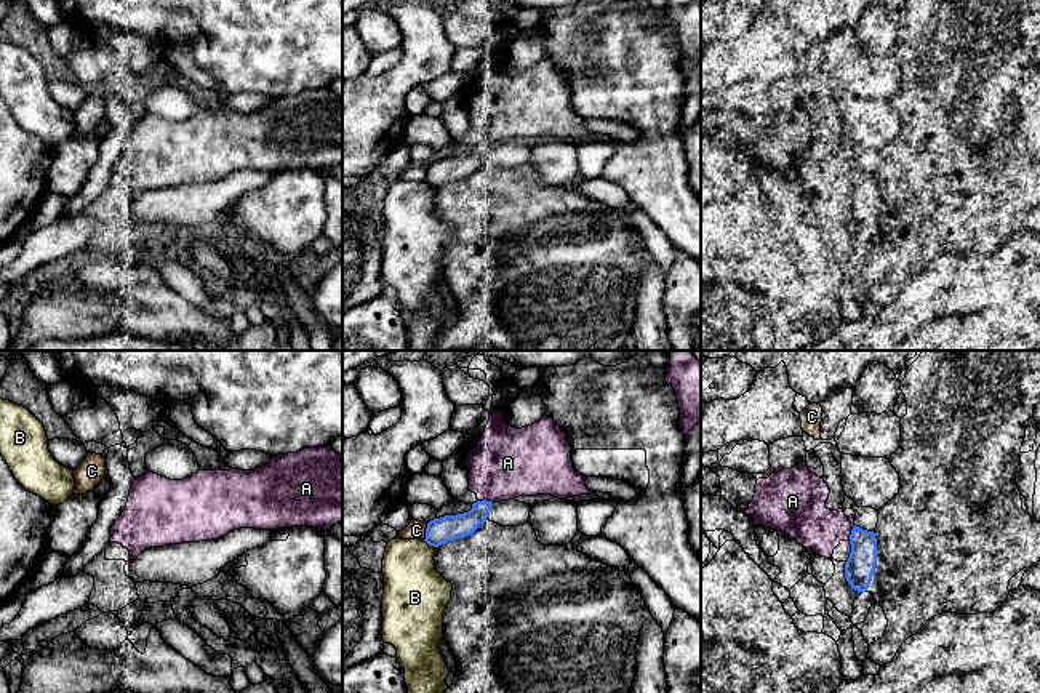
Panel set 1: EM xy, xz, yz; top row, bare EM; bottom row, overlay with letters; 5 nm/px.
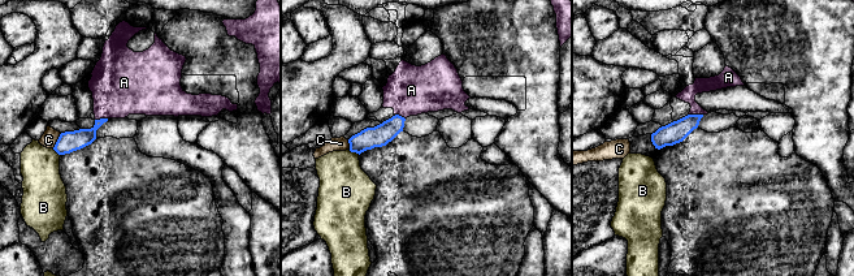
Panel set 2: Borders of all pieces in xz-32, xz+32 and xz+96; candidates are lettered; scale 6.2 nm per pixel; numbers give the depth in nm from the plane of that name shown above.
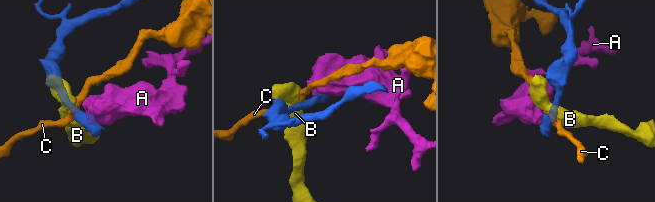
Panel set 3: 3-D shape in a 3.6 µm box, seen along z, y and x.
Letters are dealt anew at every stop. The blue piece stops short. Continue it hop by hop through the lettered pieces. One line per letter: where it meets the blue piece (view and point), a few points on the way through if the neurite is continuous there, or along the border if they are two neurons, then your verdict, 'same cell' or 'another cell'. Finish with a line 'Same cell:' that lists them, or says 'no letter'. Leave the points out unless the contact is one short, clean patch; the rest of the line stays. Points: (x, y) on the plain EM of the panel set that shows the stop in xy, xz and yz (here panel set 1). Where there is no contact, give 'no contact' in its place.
A: contact xz (485, 141); another cell
B: contact xz (429, 186); border xz (424, 181), (434, 189); another cell
C: contact xz (426, 173); border xz (428, 165), (423, 181); another cell
Same cell: no letter

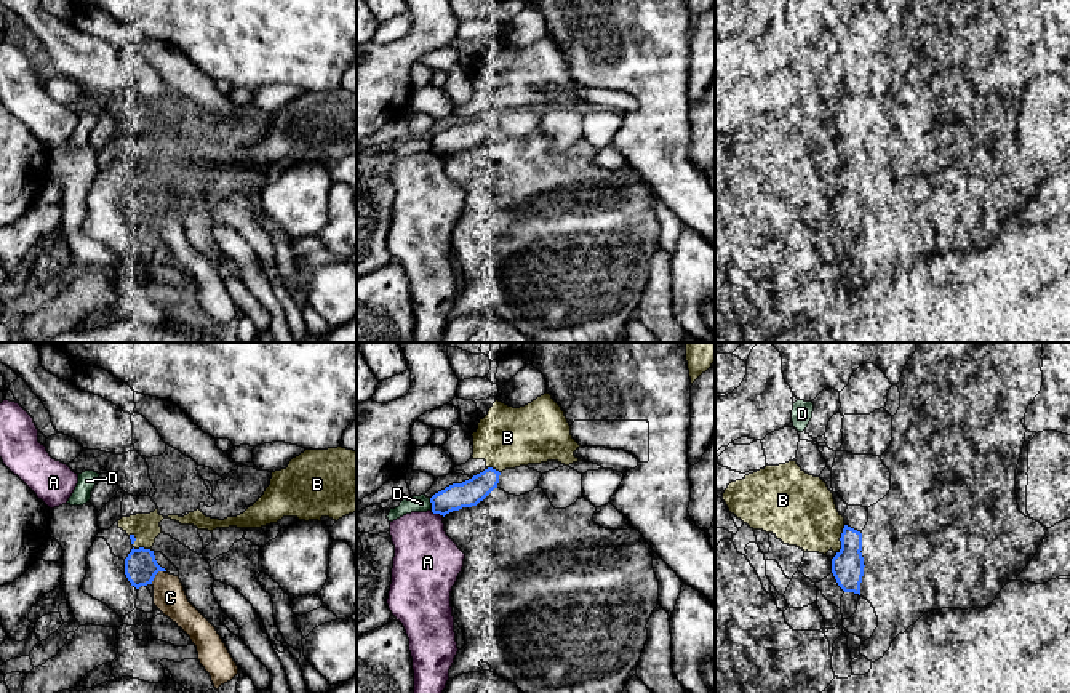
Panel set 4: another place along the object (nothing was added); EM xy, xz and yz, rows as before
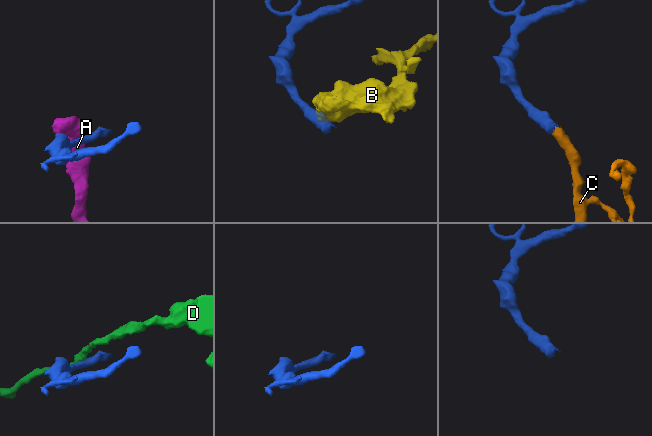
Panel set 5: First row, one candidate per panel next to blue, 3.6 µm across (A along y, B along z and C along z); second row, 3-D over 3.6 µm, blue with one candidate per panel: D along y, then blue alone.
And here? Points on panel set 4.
A: contact xz (437, 154); border xz (431, 152), (443, 157); another cell
B: contact xy (133, 189); another cell
C: contact xy (155, 215); same cell
D: contact xz (432, 146); border xz (429, 140), (432, 151); another cell
Same cell: C

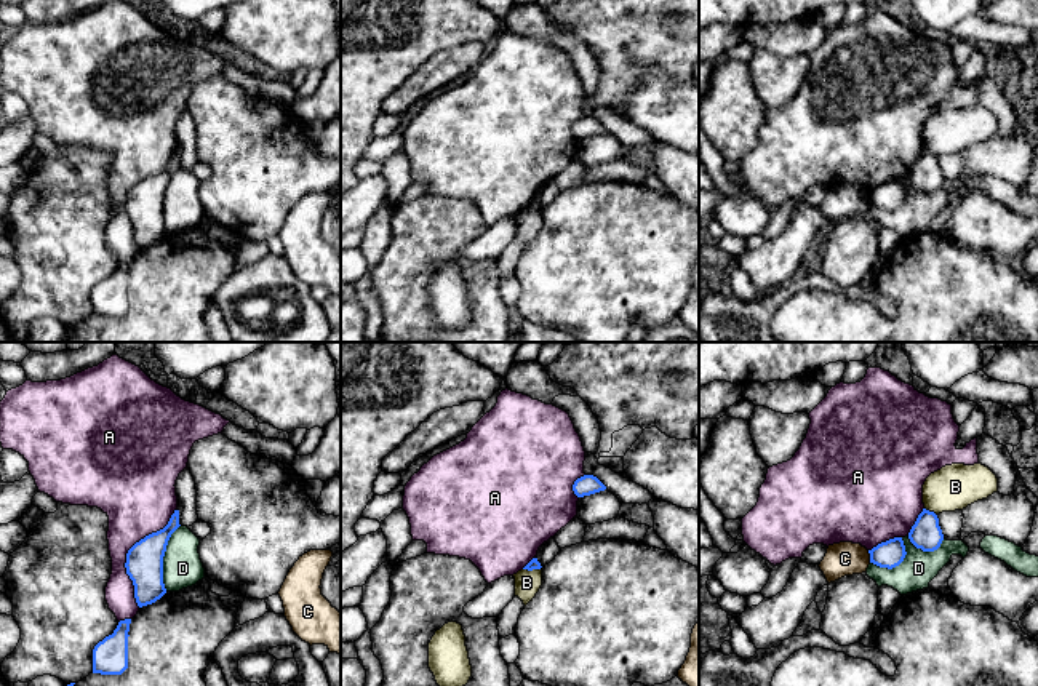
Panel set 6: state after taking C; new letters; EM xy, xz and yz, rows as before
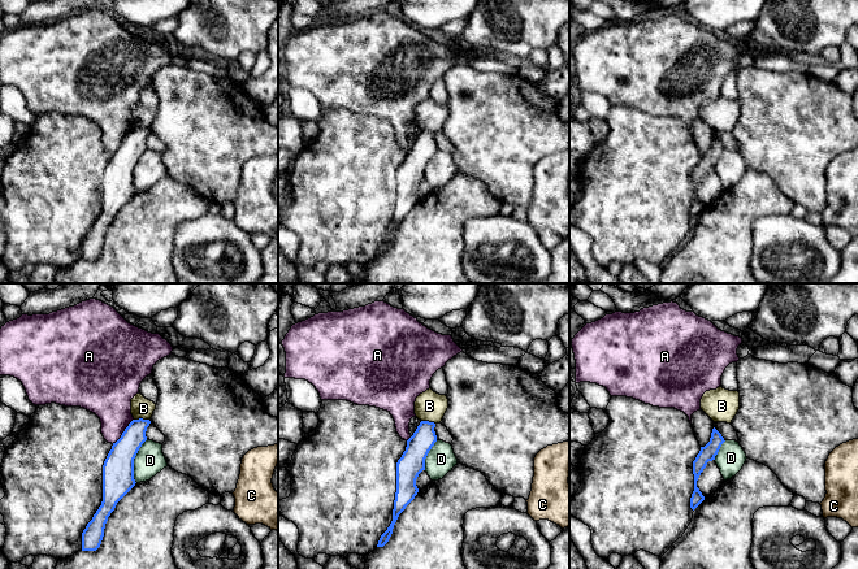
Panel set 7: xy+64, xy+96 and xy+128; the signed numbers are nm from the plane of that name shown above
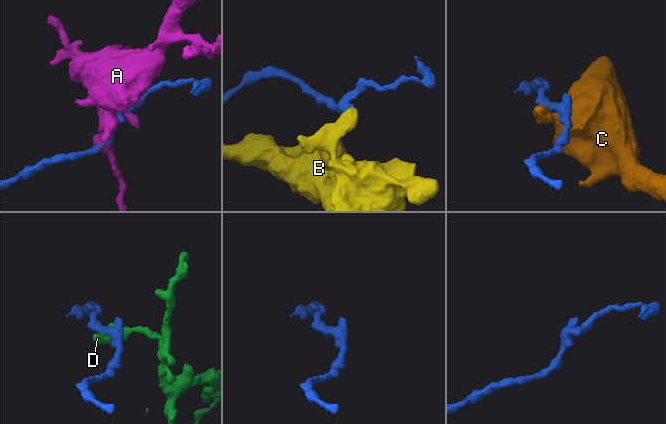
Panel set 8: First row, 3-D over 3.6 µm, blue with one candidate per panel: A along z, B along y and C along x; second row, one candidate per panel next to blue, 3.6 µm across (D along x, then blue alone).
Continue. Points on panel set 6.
A: contact xy (128, 194); another cell
B: contact yz (931, 154); border yz (925, 149), (936, 157); another cell
C: contact yz (870, 199); border yz (867, 192), (870, 203); another cell
D: contact xy (162, 200); another cell
Same cell: no letter

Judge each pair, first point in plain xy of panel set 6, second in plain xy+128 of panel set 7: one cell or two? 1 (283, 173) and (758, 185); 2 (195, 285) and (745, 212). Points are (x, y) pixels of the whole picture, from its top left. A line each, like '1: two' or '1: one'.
1: two
2: one

